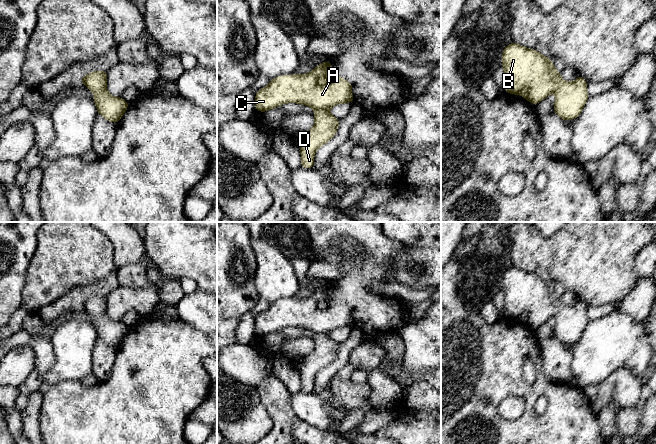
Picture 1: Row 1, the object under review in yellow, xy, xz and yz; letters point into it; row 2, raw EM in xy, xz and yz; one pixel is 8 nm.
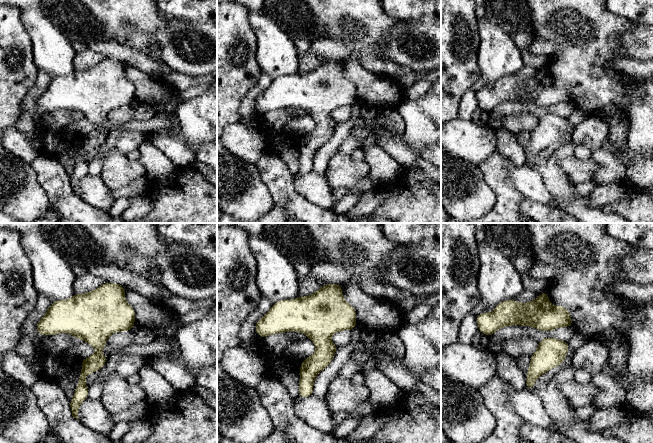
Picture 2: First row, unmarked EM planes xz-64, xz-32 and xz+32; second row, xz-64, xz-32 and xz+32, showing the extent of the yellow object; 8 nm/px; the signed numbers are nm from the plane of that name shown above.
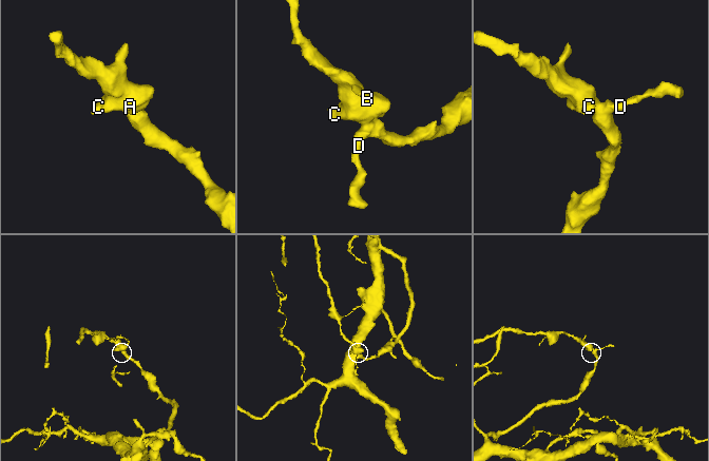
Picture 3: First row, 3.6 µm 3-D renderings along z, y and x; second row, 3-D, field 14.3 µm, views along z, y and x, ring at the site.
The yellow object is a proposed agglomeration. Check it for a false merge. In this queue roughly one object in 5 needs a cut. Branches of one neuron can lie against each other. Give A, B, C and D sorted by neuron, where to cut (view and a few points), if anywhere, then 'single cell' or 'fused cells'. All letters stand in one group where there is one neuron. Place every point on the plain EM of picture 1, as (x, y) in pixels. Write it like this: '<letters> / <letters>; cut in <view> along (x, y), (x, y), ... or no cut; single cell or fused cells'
A B C D; no cut; single cell

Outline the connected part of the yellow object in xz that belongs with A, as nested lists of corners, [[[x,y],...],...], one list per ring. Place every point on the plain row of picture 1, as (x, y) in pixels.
[[[326,284],[309,297],[273,302],[267,311],[258,313],[254,330],[261,337],[286,327],[302,328],[315,334],[315,348],[304,357],[299,368],[301,391],[313,393],[315,376],[335,360],[341,345],[328,335],[338,328],[353,328],[352,312],[350,306],[333,297],[331,286]]]

